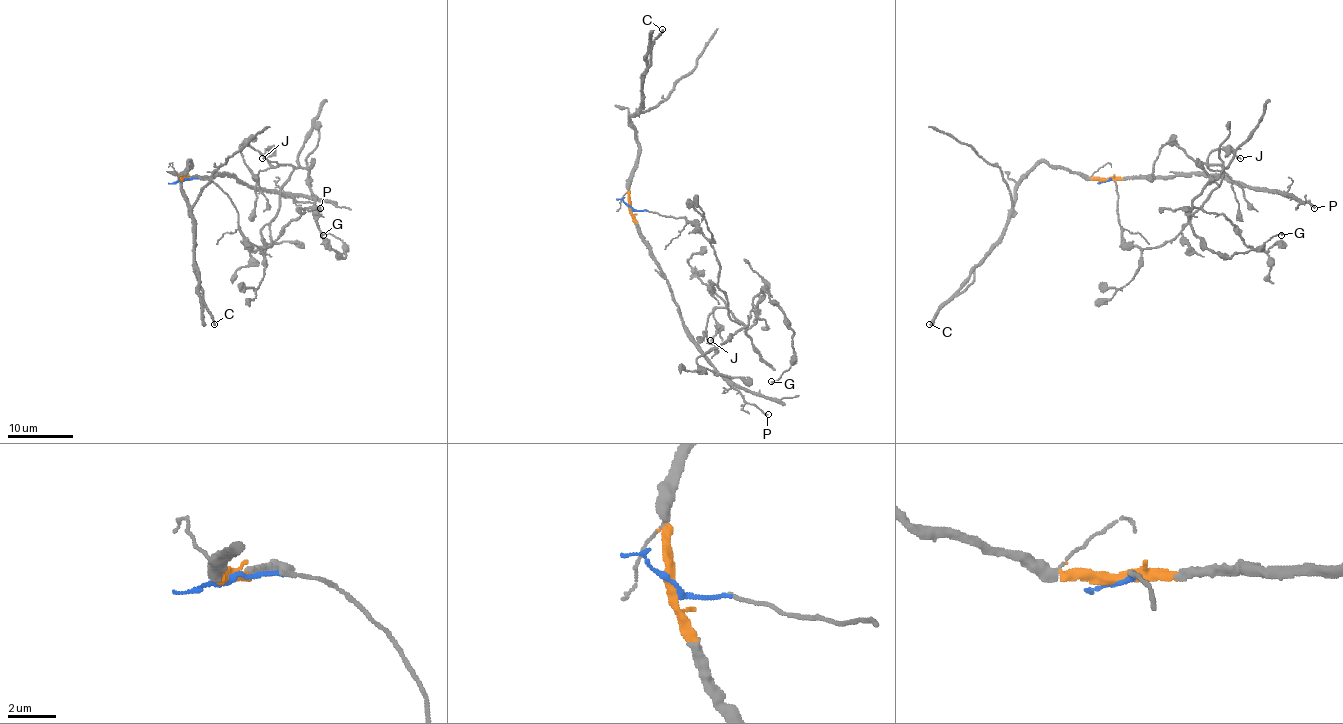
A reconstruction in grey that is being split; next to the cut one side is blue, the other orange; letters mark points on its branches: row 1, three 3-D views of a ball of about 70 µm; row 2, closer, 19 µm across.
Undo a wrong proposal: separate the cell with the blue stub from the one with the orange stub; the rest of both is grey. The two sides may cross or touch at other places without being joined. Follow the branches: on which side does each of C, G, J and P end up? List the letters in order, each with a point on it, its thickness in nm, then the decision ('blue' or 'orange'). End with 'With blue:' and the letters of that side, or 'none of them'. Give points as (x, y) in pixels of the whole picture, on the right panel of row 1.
C: place (929, 324); calibre 240 nm; orange
G: place (1281, 235); calibre 160 nm; blue
J: place (1240, 158); calibre 180 nm; blue
P: place (1314, 208); calibre 150 nm; orange
With blue: G, J

